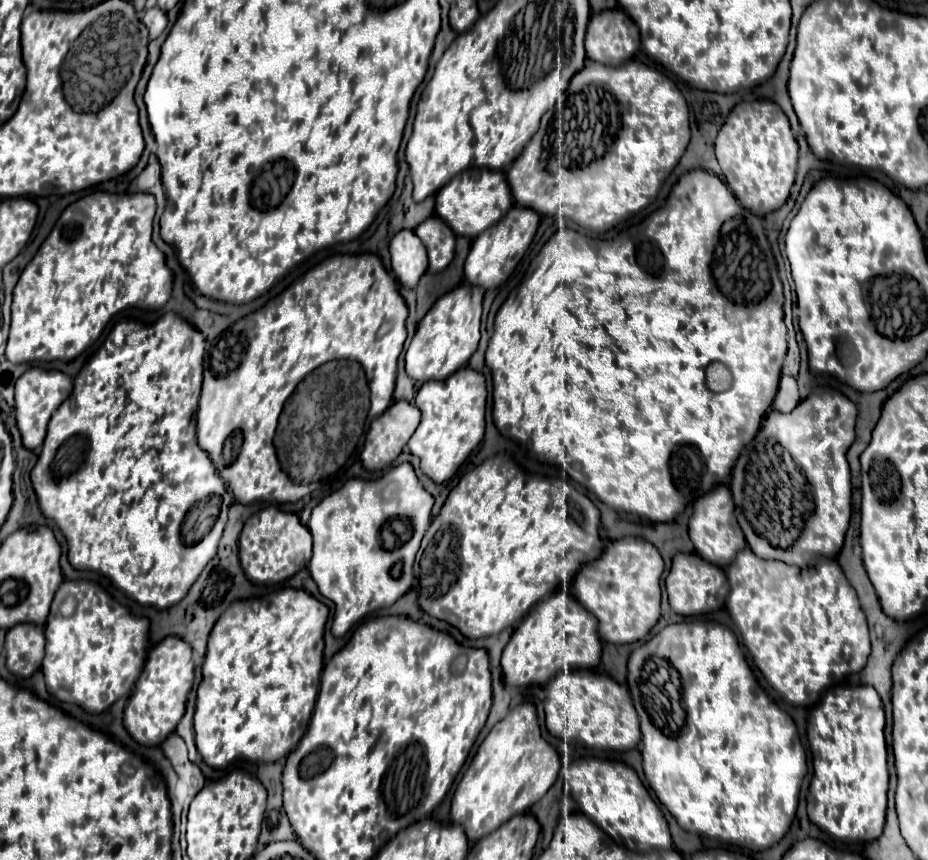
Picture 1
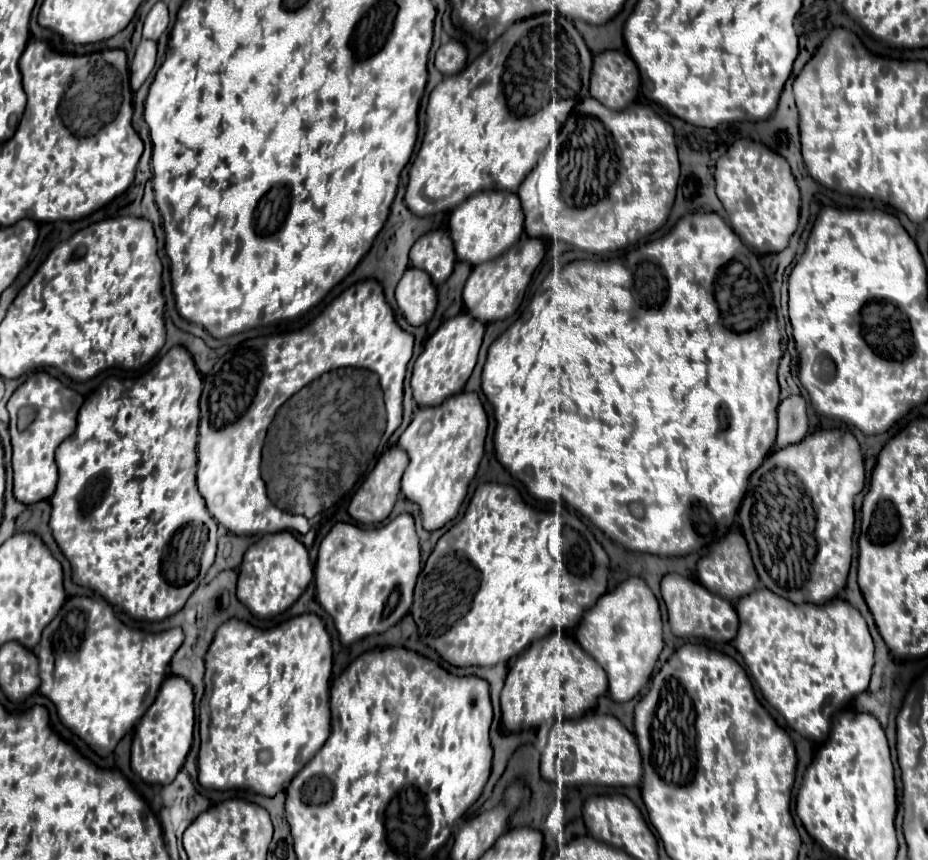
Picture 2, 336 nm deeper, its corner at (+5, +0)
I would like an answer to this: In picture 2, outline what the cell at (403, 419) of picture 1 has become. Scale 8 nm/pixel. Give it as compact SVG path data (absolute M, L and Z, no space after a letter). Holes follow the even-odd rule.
M397 444L391 446L389 450L385 450L385 452L379 456L375 468L367 474L367 478L363 480L363 484L361 484L361 486L357 488L357 492L353 494L351 504L349 504L349 514L351 514L355 520L365 522L365 524L373 524L373 522L385 520L385 518L389 516L389 512L391 512L395 500L397 500L399 490L401 490L401 476L403 476L403 472L405 472L407 464L409 464L409 456L407 456L407 452L405 452L403 448L399 448Z

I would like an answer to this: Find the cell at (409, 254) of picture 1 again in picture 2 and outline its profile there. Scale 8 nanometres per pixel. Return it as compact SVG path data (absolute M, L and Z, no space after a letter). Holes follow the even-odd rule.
M409 266L401 276L395 298L407 322L413 326L427 322L437 306L437 292L429 274L413 266Z

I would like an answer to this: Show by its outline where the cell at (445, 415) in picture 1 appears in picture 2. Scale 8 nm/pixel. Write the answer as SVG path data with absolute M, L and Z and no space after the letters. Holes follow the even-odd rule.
M459 392L439 406L421 406L413 414L411 424L399 438L399 446L407 450L411 460L403 474L401 490L419 504L425 530L437 530L457 516L467 486L483 458L485 436L487 414L475 392Z

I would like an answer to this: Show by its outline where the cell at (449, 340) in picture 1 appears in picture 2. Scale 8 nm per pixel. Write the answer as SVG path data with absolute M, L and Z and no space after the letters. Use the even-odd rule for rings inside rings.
M459 312L457 316L445 320L435 334L429 336L425 342L423 352L419 354L415 366L413 366L413 376L411 376L411 390L413 398L419 406L437 406L443 402L443 398L449 398L451 394L459 394L469 380L477 354L483 342L483 332L485 324L479 322L477 318L471 318L467 312Z

